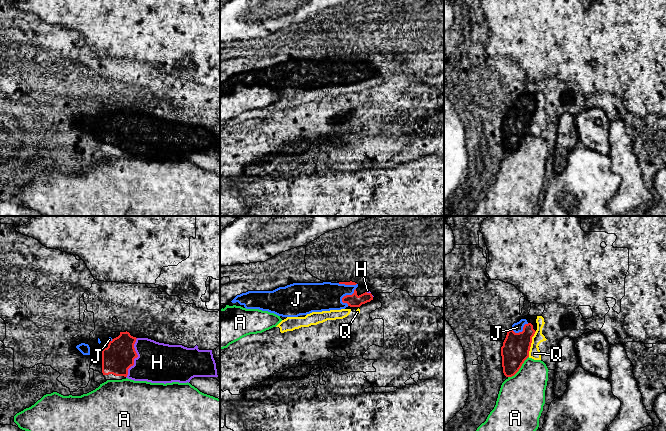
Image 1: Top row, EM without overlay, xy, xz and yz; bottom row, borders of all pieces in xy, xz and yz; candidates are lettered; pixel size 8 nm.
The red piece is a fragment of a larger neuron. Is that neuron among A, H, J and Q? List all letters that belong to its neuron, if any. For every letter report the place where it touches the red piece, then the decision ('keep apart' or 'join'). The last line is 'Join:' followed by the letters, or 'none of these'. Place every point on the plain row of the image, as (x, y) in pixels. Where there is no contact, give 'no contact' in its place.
A: yz (520, 143) | keep apart
H: xy (135, 133) | join
J: xz (347, 71) | join
Q: yz (530, 120) | keep apart
Join: H, J

